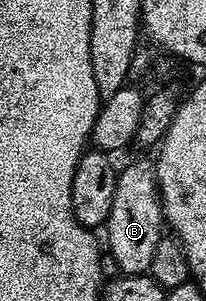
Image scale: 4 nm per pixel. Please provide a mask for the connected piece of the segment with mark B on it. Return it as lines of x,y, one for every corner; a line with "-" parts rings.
150,162
148,163
131,163
127,168
120,170
115,176
115,192
113,193
113,205
109,209
109,217
105,224
105,232
107,231
107,243
105,239
105,247
111,250
111,259
120,268
118,269
124,275
142,275
149,272
149,261
153,261
153,249
157,249
157,241
164,234
165,220
163,218
163,204
159,198
159,185
155,178
155,168

